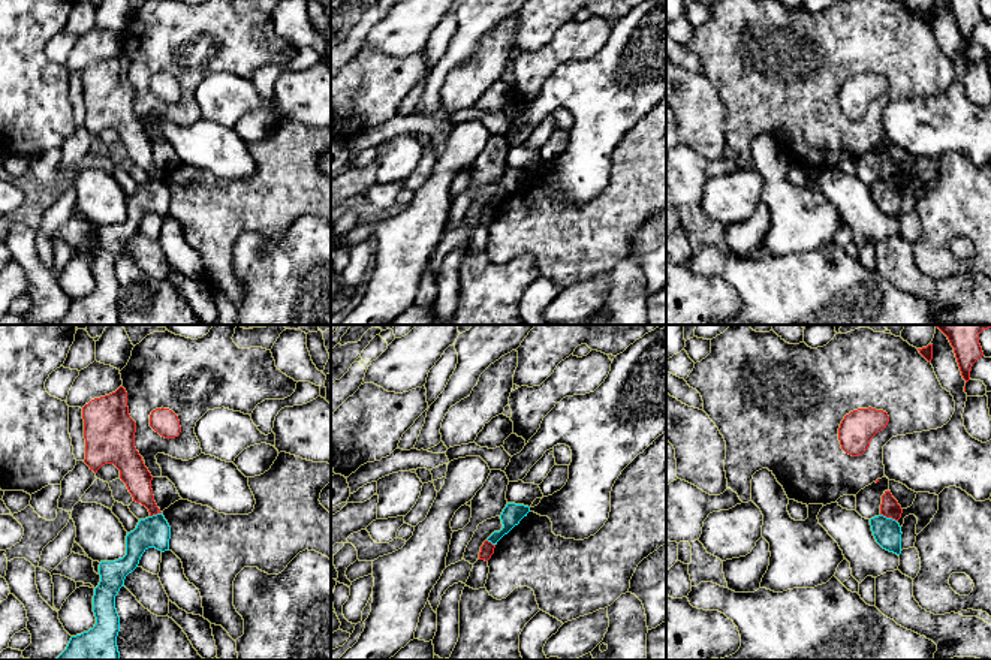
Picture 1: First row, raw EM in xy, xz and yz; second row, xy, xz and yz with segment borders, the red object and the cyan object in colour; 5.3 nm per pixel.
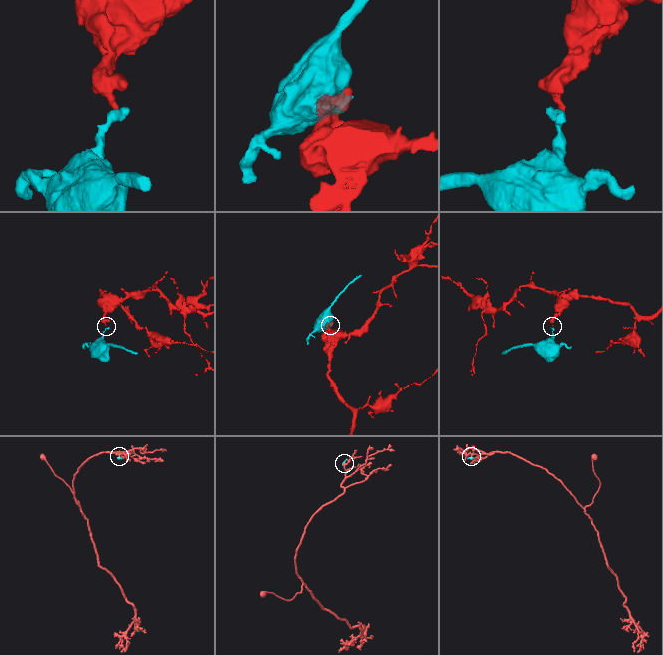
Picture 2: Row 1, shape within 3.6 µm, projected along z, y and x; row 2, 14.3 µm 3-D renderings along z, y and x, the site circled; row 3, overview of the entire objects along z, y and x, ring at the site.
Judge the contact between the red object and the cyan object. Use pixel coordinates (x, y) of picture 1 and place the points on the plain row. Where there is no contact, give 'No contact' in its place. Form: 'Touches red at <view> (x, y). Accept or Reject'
Touches red at yz (888, 181). Reject

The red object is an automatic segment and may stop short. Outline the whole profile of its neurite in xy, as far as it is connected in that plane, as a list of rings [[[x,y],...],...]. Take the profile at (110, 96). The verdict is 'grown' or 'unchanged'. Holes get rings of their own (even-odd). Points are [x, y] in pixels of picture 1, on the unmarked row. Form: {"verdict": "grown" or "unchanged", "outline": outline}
{"verdict": "unchanged", "outline": [[[120,51],[115,57],[94,63],[82,72],[85,124],[97,138],[105,129],[120,135],[133,166],[141,168],[150,181],[162,178],[151,154],[153,141],[135,112],[136,87],[129,79],[127,57]]]}

